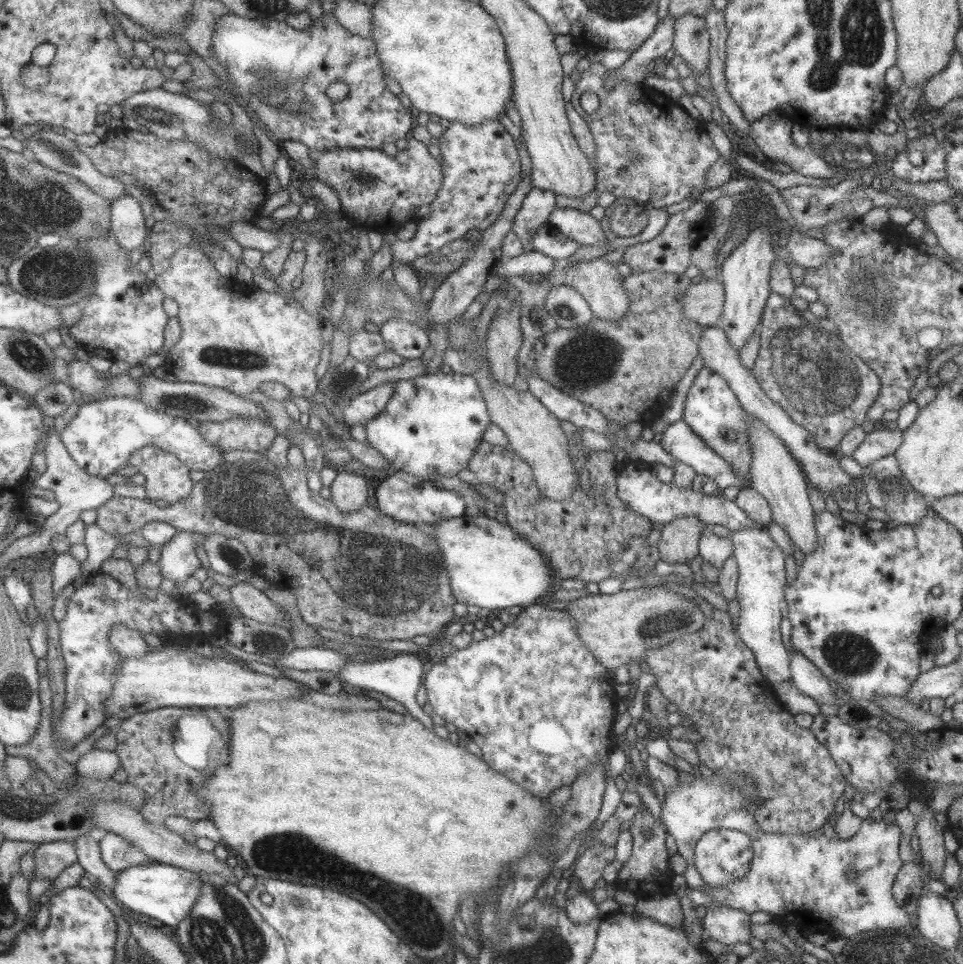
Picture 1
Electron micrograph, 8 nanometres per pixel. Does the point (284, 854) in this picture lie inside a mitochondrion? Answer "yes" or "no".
yes

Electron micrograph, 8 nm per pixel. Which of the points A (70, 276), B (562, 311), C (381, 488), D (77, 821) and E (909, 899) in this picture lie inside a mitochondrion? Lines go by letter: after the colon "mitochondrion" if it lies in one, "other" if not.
A: mitochondrion
B: mitochondrion
C: other
D: mitochondrion
E: other

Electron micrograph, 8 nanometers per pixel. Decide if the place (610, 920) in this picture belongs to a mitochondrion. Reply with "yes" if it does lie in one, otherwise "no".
no

